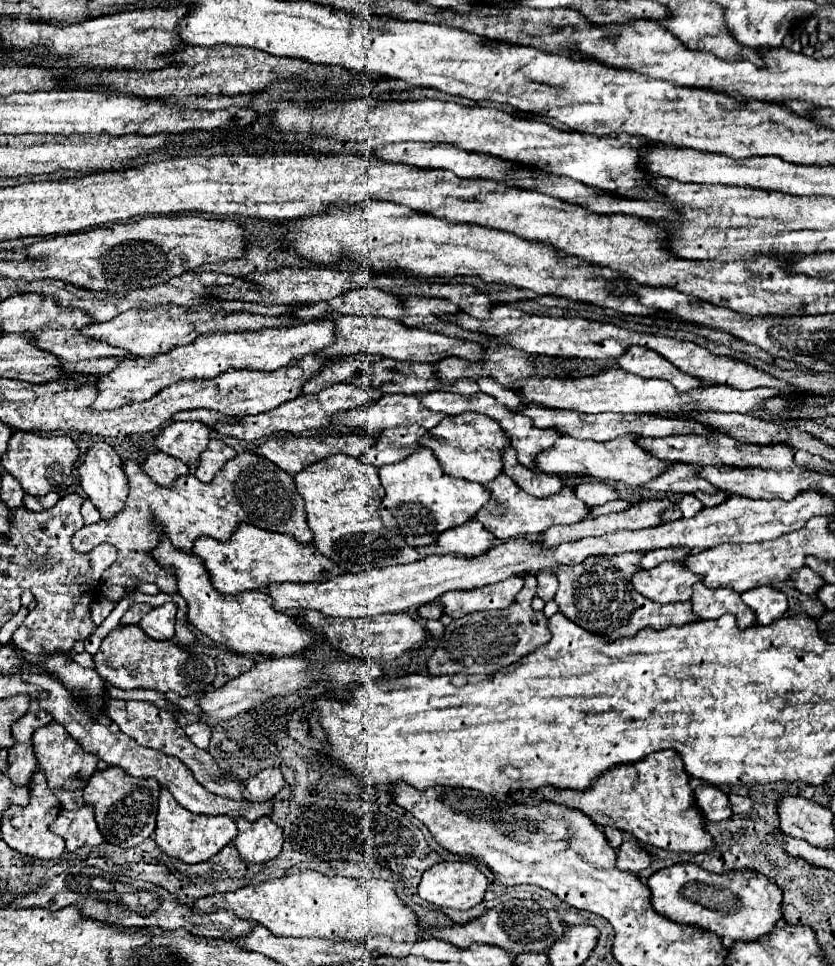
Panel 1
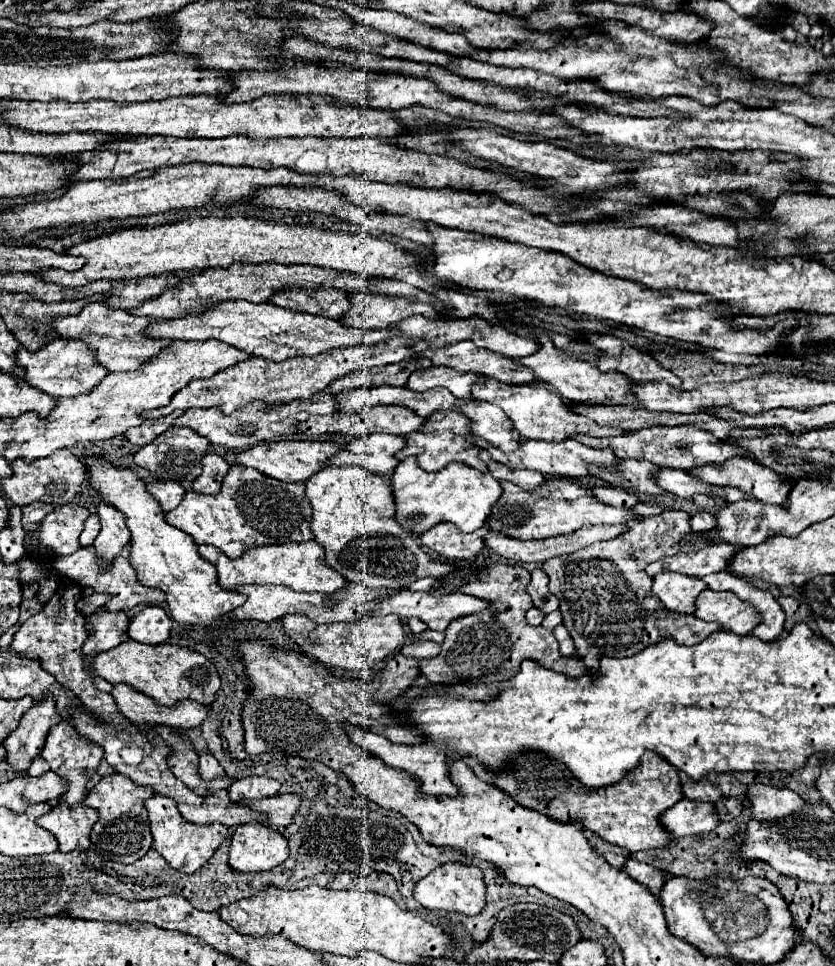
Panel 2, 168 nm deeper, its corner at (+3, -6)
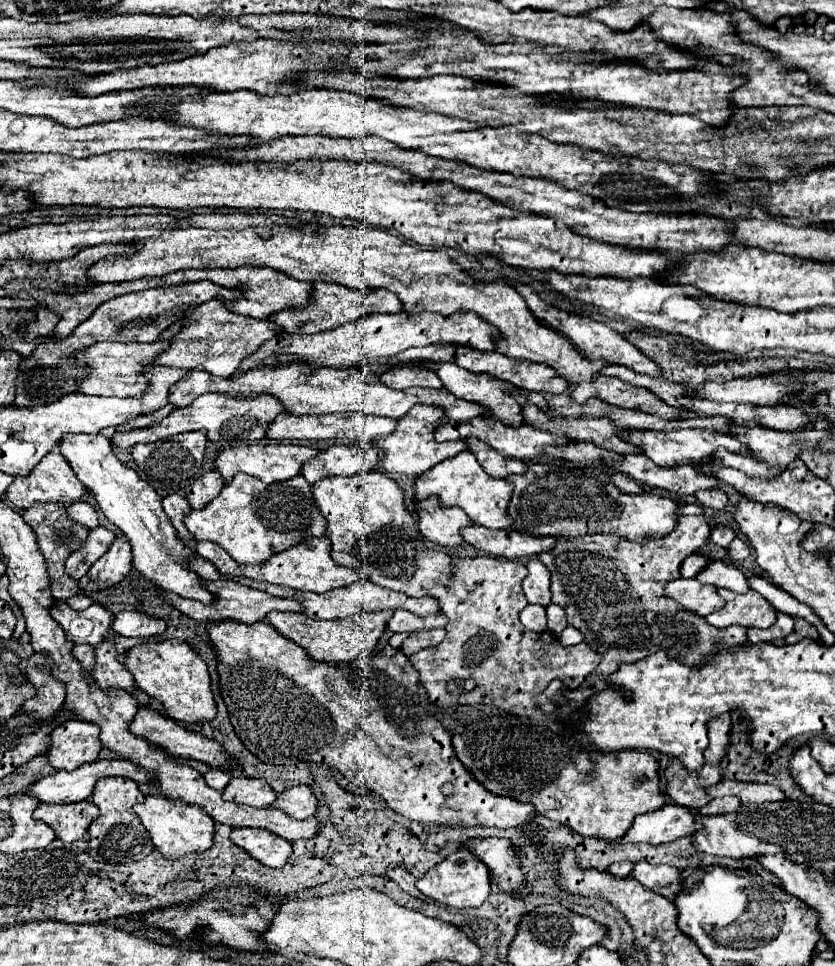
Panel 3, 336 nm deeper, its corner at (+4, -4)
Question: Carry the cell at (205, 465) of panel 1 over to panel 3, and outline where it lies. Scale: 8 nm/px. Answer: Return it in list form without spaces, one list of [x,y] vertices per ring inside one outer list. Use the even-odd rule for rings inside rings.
[[[211,469],[209,473],[205,473],[201,479],[197,479],[185,489],[185,499],[193,509],[203,509],[221,493],[221,489],[223,489],[221,475]]]

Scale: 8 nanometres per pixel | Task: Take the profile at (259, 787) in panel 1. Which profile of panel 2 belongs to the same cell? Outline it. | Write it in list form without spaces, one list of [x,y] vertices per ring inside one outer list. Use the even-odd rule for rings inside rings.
[[[244,777],[230,785],[228,795],[234,803],[250,801],[250,799],[264,799],[274,797],[280,791],[280,781],[270,777]]]

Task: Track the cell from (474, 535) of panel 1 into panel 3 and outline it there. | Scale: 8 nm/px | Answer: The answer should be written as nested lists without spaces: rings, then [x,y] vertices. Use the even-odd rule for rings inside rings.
[[[425,499],[415,505],[419,515],[419,531],[425,539],[445,547],[459,547],[463,543],[461,527],[471,521],[461,507],[441,507],[437,499]]]

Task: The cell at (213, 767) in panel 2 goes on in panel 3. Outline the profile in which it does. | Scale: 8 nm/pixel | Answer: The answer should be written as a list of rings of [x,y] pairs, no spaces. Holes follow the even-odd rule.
[[[211,769],[207,775],[205,775],[205,781],[209,787],[217,789],[217,791],[223,791],[223,787],[229,783],[231,779],[231,773],[223,771],[223,769]]]

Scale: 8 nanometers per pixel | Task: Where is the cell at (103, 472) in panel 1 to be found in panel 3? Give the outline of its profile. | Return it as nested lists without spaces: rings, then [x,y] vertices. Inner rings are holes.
[[[119,535],[109,551],[95,561],[89,573],[79,581],[83,591],[109,591],[117,587],[131,569],[131,545],[125,535]]]

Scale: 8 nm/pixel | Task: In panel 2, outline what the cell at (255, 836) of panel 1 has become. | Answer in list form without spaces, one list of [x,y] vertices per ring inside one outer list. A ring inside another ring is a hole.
[[[246,823],[236,827],[230,845],[230,867],[242,873],[270,871],[288,857],[288,841],[272,827]]]

